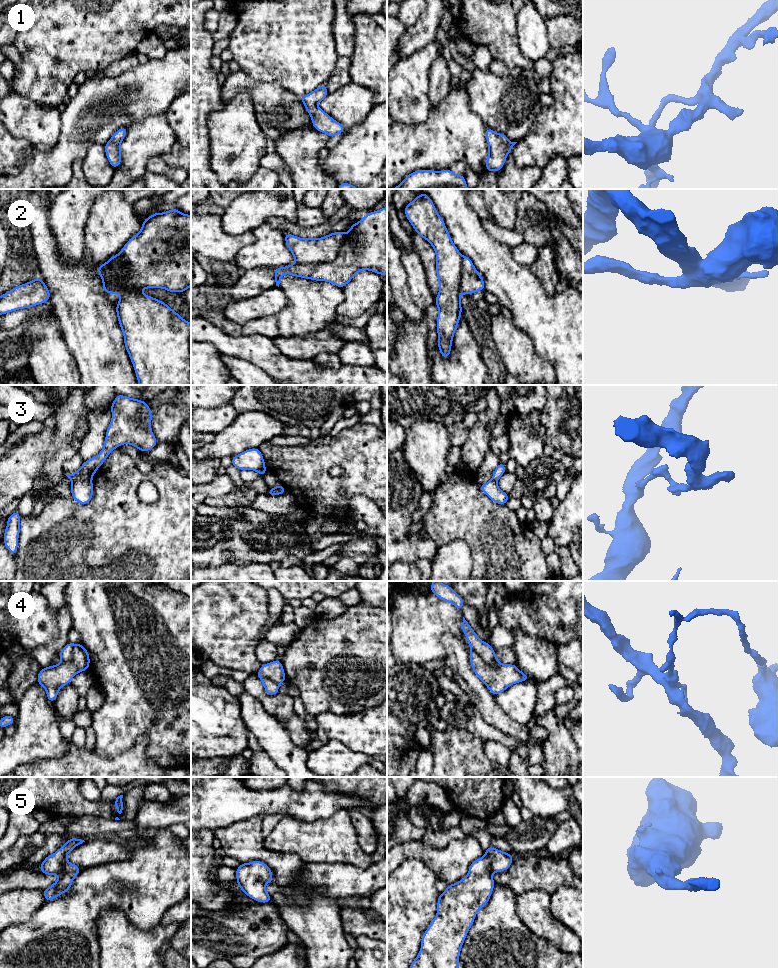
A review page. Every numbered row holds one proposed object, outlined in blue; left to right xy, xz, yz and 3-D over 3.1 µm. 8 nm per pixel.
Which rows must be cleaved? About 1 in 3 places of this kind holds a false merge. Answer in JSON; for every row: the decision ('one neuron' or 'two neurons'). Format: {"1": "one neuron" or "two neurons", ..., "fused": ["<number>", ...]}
{"1": "one neuron", "2": "two neurons", "3": "two neurons", "4": "two neurons", "5": "one neuron", "fused": ["2", "3", "4"]}

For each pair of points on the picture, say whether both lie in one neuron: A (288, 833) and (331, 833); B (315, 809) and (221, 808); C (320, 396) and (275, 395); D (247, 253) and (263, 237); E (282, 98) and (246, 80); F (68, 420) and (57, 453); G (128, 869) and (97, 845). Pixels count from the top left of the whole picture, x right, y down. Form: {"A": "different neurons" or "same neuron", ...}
{"A": "same neuron", "B": "same neuron", "C": "same neuron", "D": "same neuron", "E": "same neuron", "F": "same neuron", "G": "different neurons"}

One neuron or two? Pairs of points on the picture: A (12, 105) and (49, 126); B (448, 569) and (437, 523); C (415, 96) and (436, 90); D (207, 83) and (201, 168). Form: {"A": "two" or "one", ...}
{"A": "one", "B": "two", "C": "two", "D": "one"}

